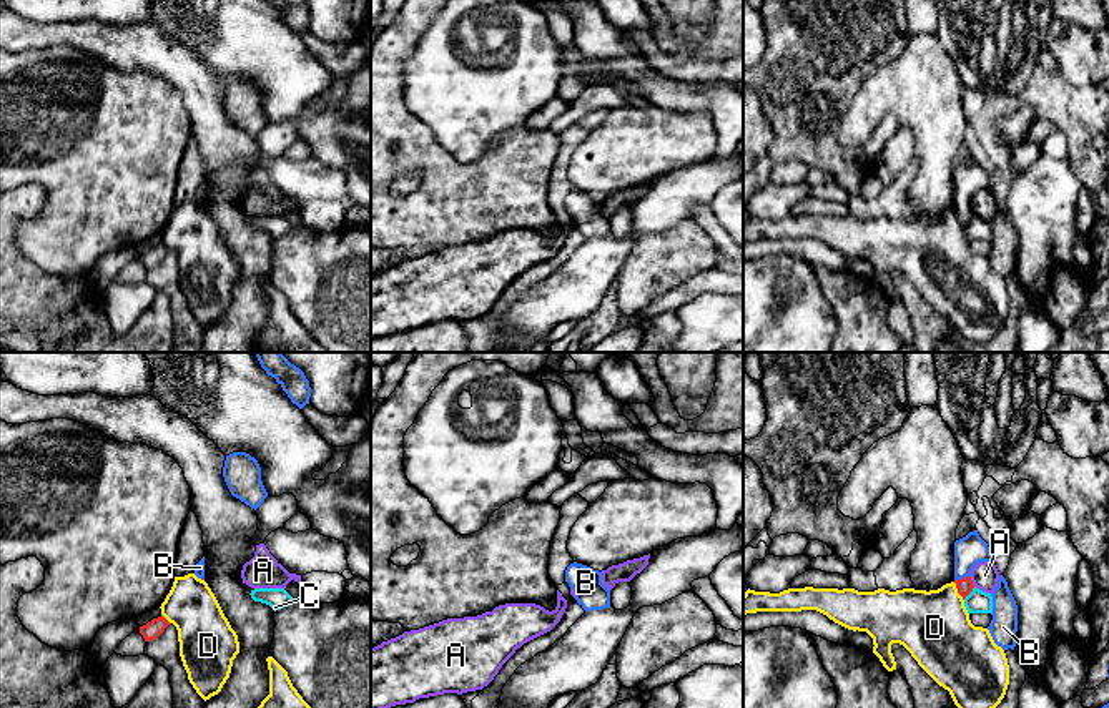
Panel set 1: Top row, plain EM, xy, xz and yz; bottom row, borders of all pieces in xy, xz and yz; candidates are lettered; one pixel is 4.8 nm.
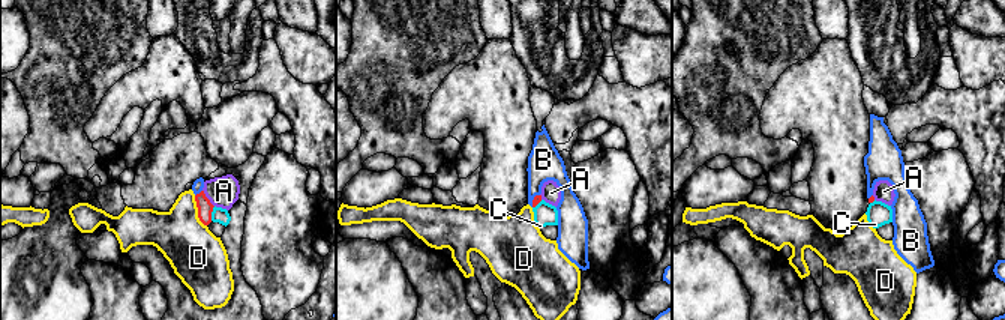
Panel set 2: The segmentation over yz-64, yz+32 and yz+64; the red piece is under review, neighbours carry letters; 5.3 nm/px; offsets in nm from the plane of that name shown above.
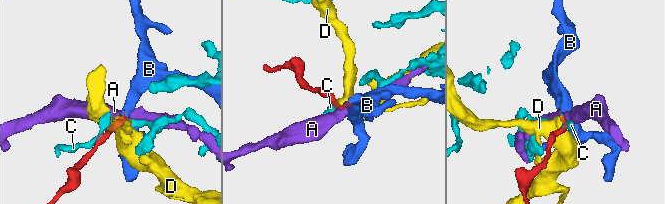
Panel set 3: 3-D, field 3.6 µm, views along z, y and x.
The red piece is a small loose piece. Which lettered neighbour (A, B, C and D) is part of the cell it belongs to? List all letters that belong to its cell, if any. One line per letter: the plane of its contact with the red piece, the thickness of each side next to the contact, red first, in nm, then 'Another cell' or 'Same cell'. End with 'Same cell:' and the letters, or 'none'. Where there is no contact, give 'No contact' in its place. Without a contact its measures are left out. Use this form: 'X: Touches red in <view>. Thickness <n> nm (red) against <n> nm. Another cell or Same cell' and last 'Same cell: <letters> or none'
A: Touches red in yz. Thickness 80 nm (red) against 140 nm. Another cell
B: Touches red in yz. Thickness 80 nm (red) against 140 nm. Same cell
C: Touches red in yz. Thickness 80 nm (red) against 110 nm. Another cell
D: Touches red in yz. Thickness 80 nm (red) against 340 nm. Another cell
Same cell: B

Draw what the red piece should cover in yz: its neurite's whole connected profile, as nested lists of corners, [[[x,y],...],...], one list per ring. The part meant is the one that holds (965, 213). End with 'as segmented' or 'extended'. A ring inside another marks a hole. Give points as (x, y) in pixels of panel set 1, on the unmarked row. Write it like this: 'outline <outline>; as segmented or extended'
outline [[[978,158],[954,170],[954,211],[963,228],[973,219],[971,198],[979,189],[991,189],[994,186],[988,171],[979,165]]]; extended

